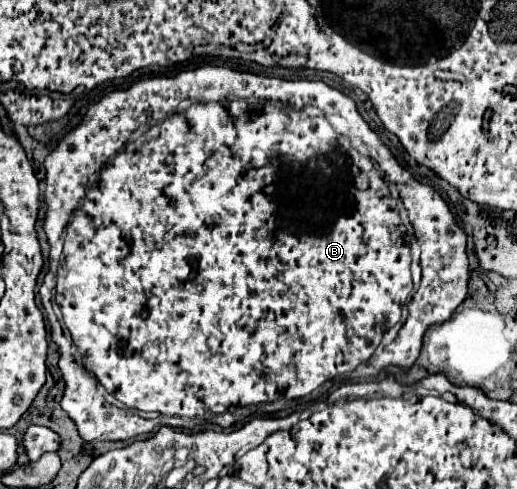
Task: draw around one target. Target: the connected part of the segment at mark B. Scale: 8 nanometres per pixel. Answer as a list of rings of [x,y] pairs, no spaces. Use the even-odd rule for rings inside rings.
[[[206,64],[200,66],[196,69],[192,70],[183,70],[175,76],[165,76],[158,75],[154,77],[149,77],[146,79],[136,80],[128,89],[114,89],[114,91],[110,91],[110,93],[106,93],[98,103],[94,103],[94,105],[90,105],[88,107],[88,111],[86,111],[86,115],[82,117],[82,121],[80,121],[80,125],[78,127],[74,127],[64,139],[60,139],[58,141],[58,145],[56,145],[56,149],[44,159],[44,167],[46,167],[46,191],[44,191],[44,209],[46,209],[46,217],[44,217],[44,231],[46,231],[46,235],[48,235],[48,243],[50,243],[50,265],[48,265],[48,275],[44,275],[44,279],[42,279],[42,285],[40,285],[40,301],[42,301],[42,305],[44,305],[44,311],[46,311],[46,317],[48,317],[48,321],[50,321],[50,333],[52,333],[52,341],[58,345],[58,351],[60,351],[60,361],[58,361],[58,367],[60,367],[60,371],[62,371],[62,377],[64,377],[64,383],[66,383],[66,387],[64,387],[64,395],[62,395],[62,399],[60,399],[60,407],[64,409],[64,413],[76,423],[76,429],[78,429],[78,433],[80,433],[80,437],[82,437],[82,441],[86,441],[86,443],[90,443],[90,441],[126,441],[126,439],[132,439],[132,437],[136,437],[136,435],[144,435],[144,433],[152,433],[158,425],[162,425],[162,419],[160,419],[160,415],[170,415],[170,417],[202,417],[202,415],[206,415],[206,413],[223,413],[215,416],[213,422],[219,425],[222,428],[229,428],[235,422],[236,418],[232,415],[230,411],[226,411],[226,409],[230,409],[230,407],[246,407],[246,405],[258,405],[258,403],[270,403],[270,401],[276,401],[276,399],[298,399],[298,397],[304,397],[304,395],[310,395],[314,389],[318,389],[322,383],[326,383],[326,381],[330,381],[330,379],[334,379],[336,375],[342,375],[342,373],[348,373],[348,371],[354,371],[360,363],[364,363],[364,361],[368,361],[370,357],[372,357],[372,353],[376,351],[376,347],[380,345],[380,341],[382,341],[382,335],[392,327],[392,325],[396,325],[398,321],[400,321],[400,317],[402,317],[402,305],[406,303],[406,299],[408,299],[408,295],[410,295],[410,291],[412,291],[412,277],[410,277],[410,263],[412,263],[412,255],[410,255],[410,243],[411,241],[415,241],[420,249],[422,249],[422,261],[420,261],[420,265],[422,265],[422,285],[420,285],[420,289],[416,291],[416,295],[412,297],[412,301],[408,303],[408,307],[410,307],[410,317],[406,319],[406,323],[402,325],[402,329],[400,329],[400,333],[398,333],[398,337],[388,345],[388,347],[384,347],[384,349],[380,349],[378,351],[378,357],[374,359],[374,361],[370,361],[370,373],[368,375],[378,375],[380,371],[384,371],[386,367],[398,367],[398,369],[402,369],[402,371],[408,371],[412,365],[414,365],[414,361],[418,359],[418,353],[420,353],[420,347],[422,347],[422,335],[424,335],[424,331],[430,327],[430,325],[434,325],[434,323],[442,323],[442,321],[446,321],[446,319],[450,319],[450,315],[454,313],[454,309],[466,299],[466,295],[468,295],[468,283],[470,283],[470,267],[468,267],[468,257],[466,257],[466,233],[458,227],[458,223],[456,223],[456,219],[454,219],[454,215],[450,213],[450,209],[448,209],[448,203],[440,197],[440,193],[434,189],[434,187],[430,187],[428,183],[422,183],[422,181],[418,181],[418,179],[414,179],[408,171],[404,171],[400,165],[398,165],[398,161],[396,161],[396,157],[388,151],[388,147],[380,141],[380,137],[368,127],[368,123],[362,119],[362,115],[358,113],[358,109],[356,109],[356,103],[350,99],[350,97],[346,97],[342,91],[338,91],[338,89],[332,89],[330,85],[326,85],[326,83],[322,81],[310,81],[308,79],[297,79],[297,80],[285,80],[276,77],[258,75],[250,72],[243,72],[239,70],[234,70],[227,66],[215,66],[211,64]],[[180,87],[180,93],[194,93],[194,101],[198,101],[198,103],[192,103],[186,111],[176,111],[176,105],[180,103],[180,93],[176,93],[176,89]],[[248,97],[254,97],[254,99],[262,99],[262,103],[254,103],[254,105],[250,105],[250,103],[246,103],[246,101],[242,101],[242,99],[248,99]],[[352,140],[356,142],[362,142],[366,145],[368,150],[368,156],[362,155],[358,149],[356,149],[356,145],[352,145]],[[96,171],[100,171],[100,175],[98,175],[98,179],[88,187],[88,191],[86,191],[86,183],[88,183],[88,177],[92,175],[92,173],[96,173]],[[388,179],[388,181],[394,181],[396,183],[396,192],[391,193],[389,189],[389,183],[384,181]],[[401,201],[401,209],[406,209],[408,217],[410,217],[410,223],[412,226],[408,227],[404,223],[402,223],[402,219],[399,214],[398,202]],[[54,287],[56,287],[56,303],[58,303],[58,307],[60,307],[60,311],[62,311],[62,321],[64,321],[64,325],[66,325],[66,329],[70,331],[70,337],[72,337],[72,341],[74,341],[74,345],[78,347],[78,351],[80,351],[80,355],[82,355],[82,363],[84,363],[84,367],[98,379],[98,383],[102,385],[98,385],[96,383],[96,379],[82,367],[82,363],[76,359],[78,357],[78,353],[76,353],[76,347],[72,345],[72,341],[66,337],[66,333],[64,333],[64,329],[62,329],[62,324],[58,321],[58,317],[56,317],[56,313],[54,313],[54,309],[52,309],[52,297],[54,297]],[[204,341],[208,341],[210,345],[208,345],[208,349],[214,353],[214,355],[210,355],[210,357],[214,357],[214,359],[210,359],[210,361],[214,361],[214,363],[204,363],[206,361],[206,343]]]

